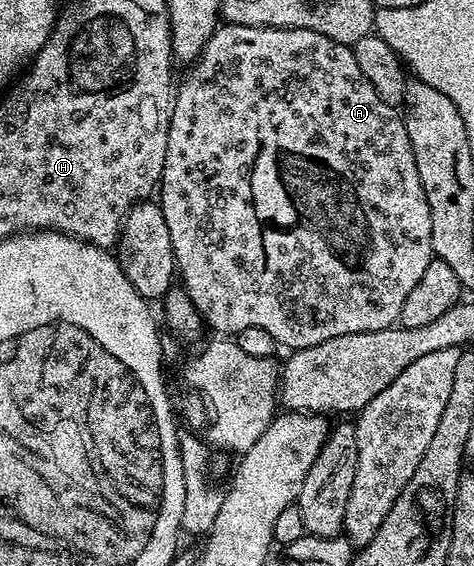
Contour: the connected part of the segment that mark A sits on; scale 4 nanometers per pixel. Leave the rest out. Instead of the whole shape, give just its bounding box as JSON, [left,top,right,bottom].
[159,23,435,351]

